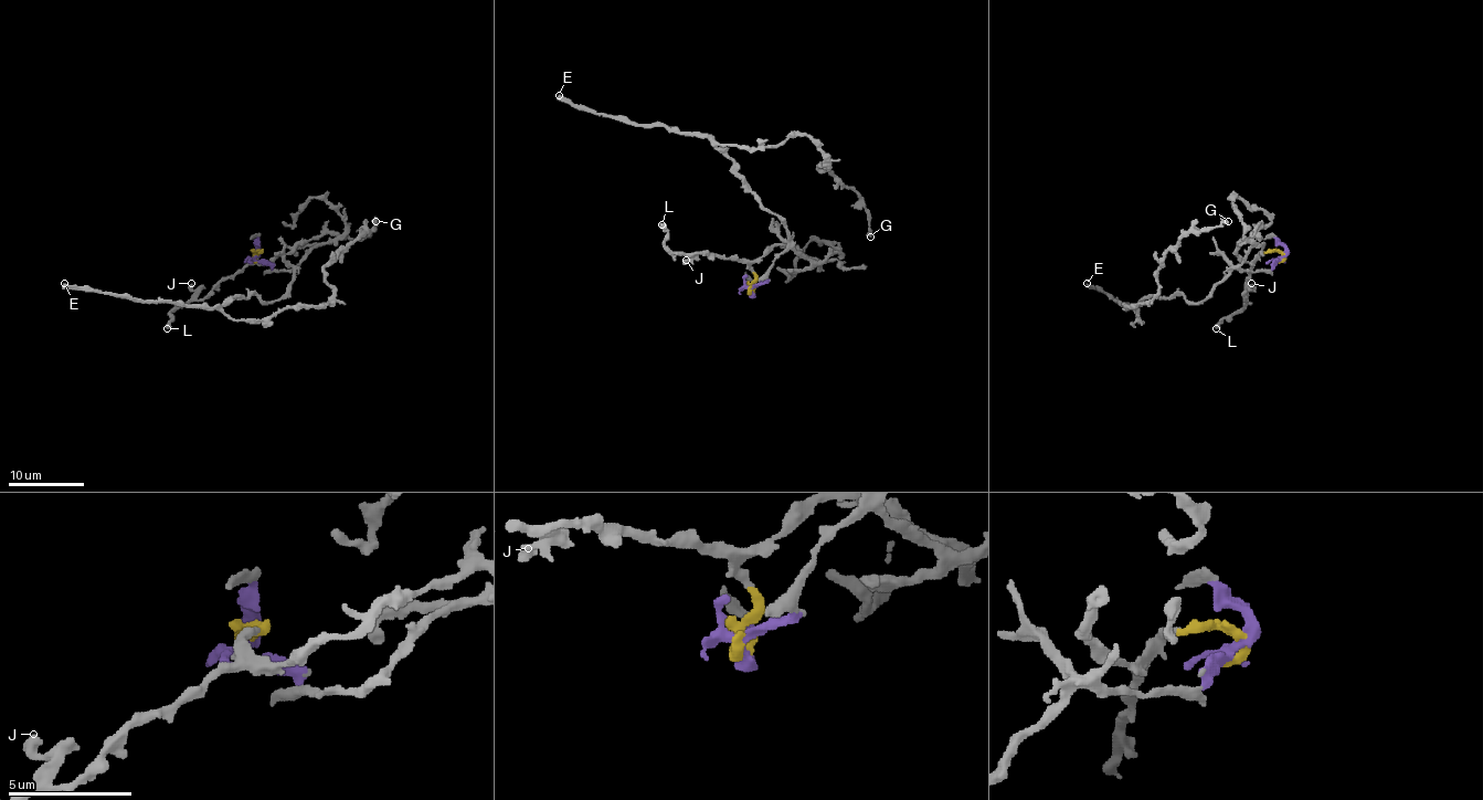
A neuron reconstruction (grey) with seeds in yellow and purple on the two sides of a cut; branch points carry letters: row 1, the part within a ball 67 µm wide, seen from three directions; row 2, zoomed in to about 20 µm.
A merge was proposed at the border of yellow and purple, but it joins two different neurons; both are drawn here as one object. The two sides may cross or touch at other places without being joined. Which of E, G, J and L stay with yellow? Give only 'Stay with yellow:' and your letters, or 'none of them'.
Stay with yellow: J, L

